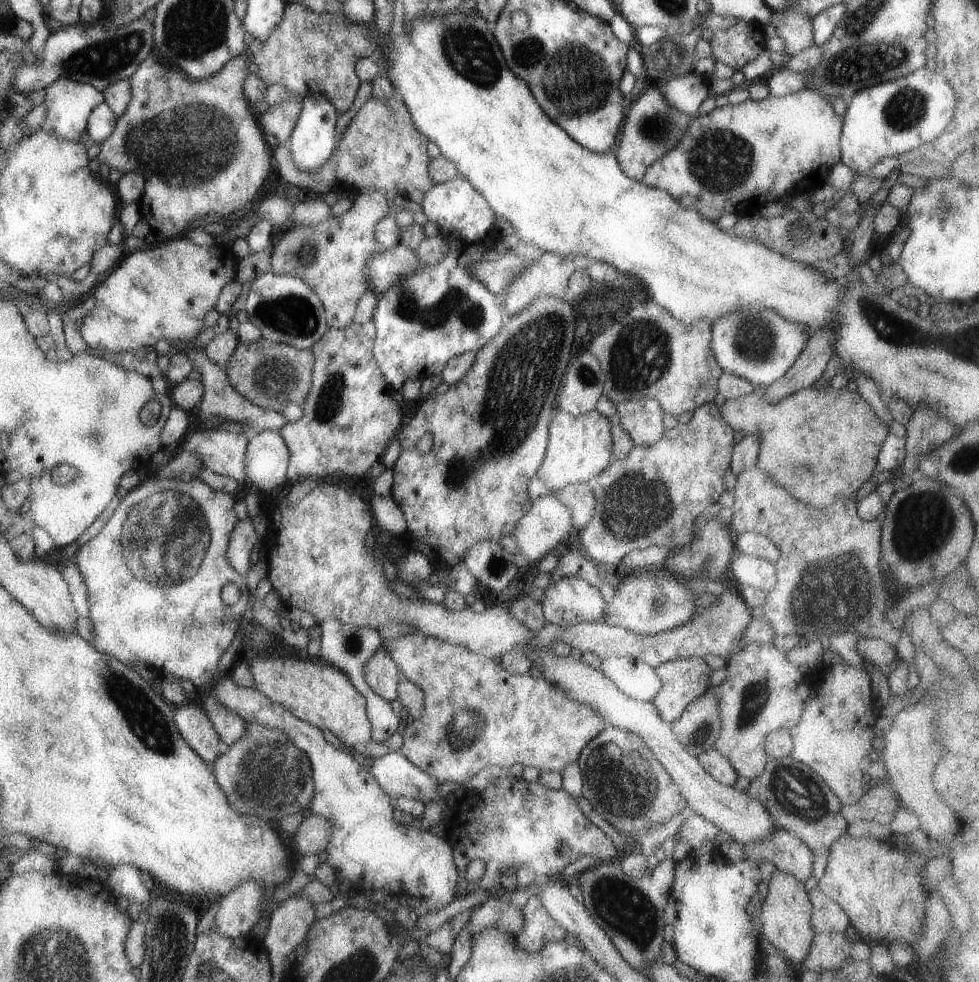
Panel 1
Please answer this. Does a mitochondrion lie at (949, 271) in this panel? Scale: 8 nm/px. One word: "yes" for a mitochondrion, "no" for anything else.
no

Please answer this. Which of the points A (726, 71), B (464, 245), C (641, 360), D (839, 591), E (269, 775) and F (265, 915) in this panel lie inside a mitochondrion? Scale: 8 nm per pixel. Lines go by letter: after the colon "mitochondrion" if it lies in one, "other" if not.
A: other
B: other
C: mitochondrion
D: mitochondrion
E: mitochondrion
F: other

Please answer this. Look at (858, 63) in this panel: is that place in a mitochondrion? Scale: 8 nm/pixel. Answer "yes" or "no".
yes

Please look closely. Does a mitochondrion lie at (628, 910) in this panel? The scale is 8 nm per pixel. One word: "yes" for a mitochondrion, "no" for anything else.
yes

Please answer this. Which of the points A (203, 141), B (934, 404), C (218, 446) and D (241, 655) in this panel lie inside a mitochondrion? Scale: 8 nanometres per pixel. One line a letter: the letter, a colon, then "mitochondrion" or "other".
A: mitochondrion
B: other
C: other
D: other

